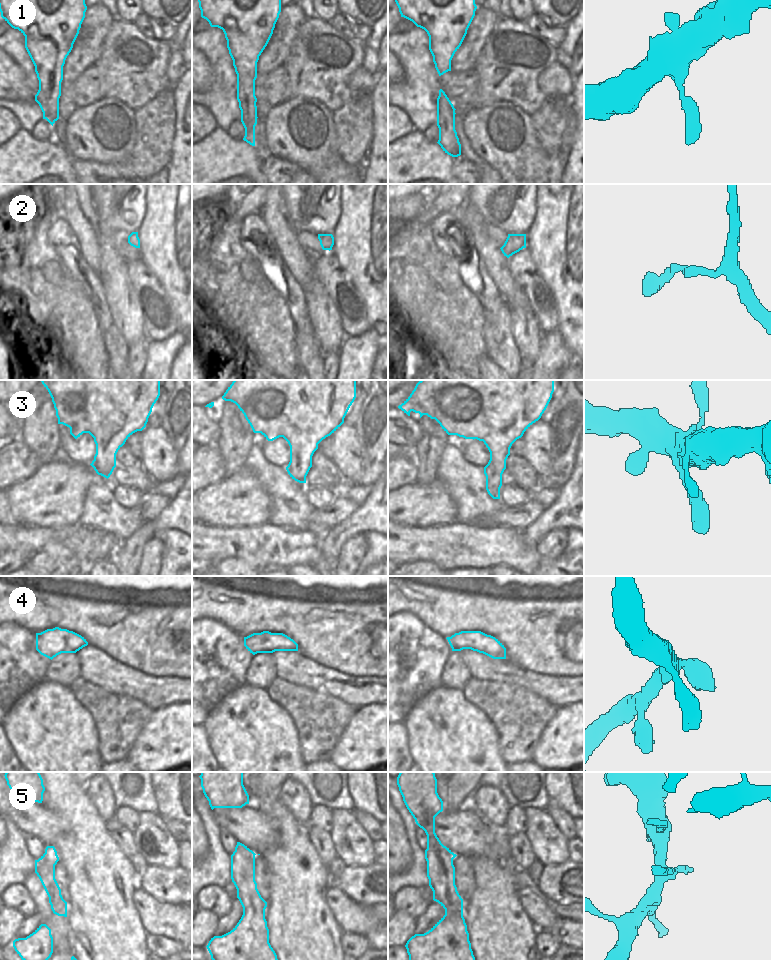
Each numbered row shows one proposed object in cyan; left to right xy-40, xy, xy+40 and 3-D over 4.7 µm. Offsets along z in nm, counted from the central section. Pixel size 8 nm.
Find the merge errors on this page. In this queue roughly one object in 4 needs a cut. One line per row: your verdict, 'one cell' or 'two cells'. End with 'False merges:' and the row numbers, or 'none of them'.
1: one cell
2: one cell
3: one cell
4: one cell
5: one cell
False merges: none of them

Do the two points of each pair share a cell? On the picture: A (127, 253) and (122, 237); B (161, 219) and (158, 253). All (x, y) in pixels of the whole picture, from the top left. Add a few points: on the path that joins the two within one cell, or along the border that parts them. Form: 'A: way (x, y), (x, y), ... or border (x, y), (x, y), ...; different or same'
A: way (124, 249), (122, 241); same
B: way (161, 227), (161, 245); same

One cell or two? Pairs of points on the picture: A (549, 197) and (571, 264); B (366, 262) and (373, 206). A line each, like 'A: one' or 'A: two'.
A: one
B: one

